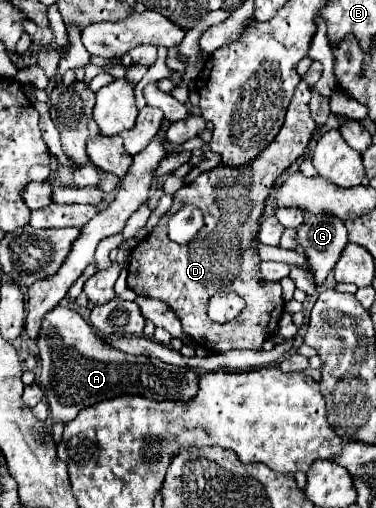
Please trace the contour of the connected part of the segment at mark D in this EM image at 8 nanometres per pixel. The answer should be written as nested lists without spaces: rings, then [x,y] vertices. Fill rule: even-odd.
[[[300,80],[276,140],[250,166],[216,166],[214,170],[200,174],[190,186],[180,188],[174,194],[174,202],[168,214],[162,216],[154,232],[132,250],[132,262],[128,266],[128,288],[132,288],[136,294],[164,300],[180,318],[184,332],[210,352],[222,354],[234,348],[260,350],[262,342],[278,328],[280,314],[284,312],[282,288],[278,282],[260,278],[256,238],[264,202],[270,190],[274,188],[280,174],[304,154],[304,148],[316,130],[308,106],[310,96],[312,94],[306,80]],[[184,204],[192,204],[202,210],[204,228],[190,242],[176,244],[168,238],[168,218]],[[226,286],[232,286],[232,290],[244,298],[246,306],[234,320],[218,324],[208,318],[208,300],[216,290]]]

